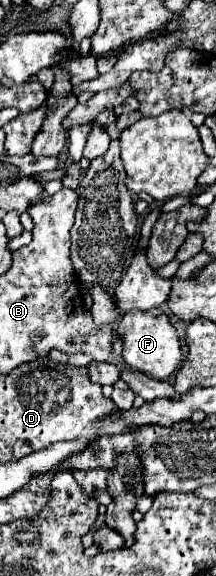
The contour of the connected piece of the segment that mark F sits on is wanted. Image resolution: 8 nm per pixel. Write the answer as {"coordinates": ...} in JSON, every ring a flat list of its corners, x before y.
{"coordinates":[[161,308,153,310,129,310,117,330,115,336,123,340,123,360,137,372,143,372,155,380,165,380,169,378,183,362,181,362,181,342,177,338,175,328,171,326,169,318,161,312]]}

